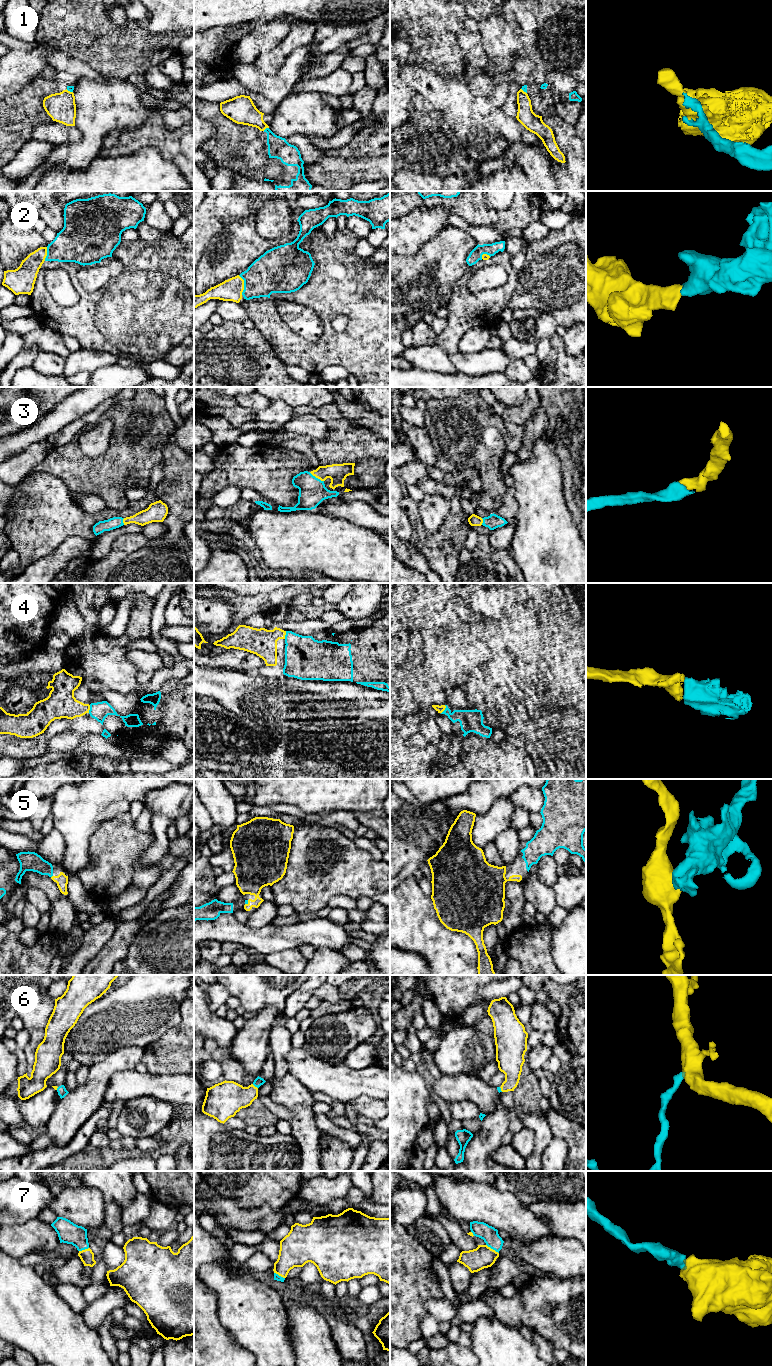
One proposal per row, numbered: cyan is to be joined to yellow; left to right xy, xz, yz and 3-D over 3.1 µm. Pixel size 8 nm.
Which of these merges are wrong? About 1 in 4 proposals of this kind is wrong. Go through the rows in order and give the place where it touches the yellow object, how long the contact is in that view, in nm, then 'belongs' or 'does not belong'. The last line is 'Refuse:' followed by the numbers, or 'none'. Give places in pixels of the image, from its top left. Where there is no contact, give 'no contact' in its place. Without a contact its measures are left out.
1: contact xz (265, 128); length 50 nm; does not belong
2: contact xz (243, 285); length 160 nm; belongs
3: contact xz (316, 477); length 140 nm; belongs
4: contact yz (444, 709); length 80 nm; belongs
5: contact xz (248, 902); length 50 nm; belongs
6: contact xz (254, 1086); length 60 nm; belongs
7: contact yz (492, 1249); length 130 nm; belongs
Refuse: 1

